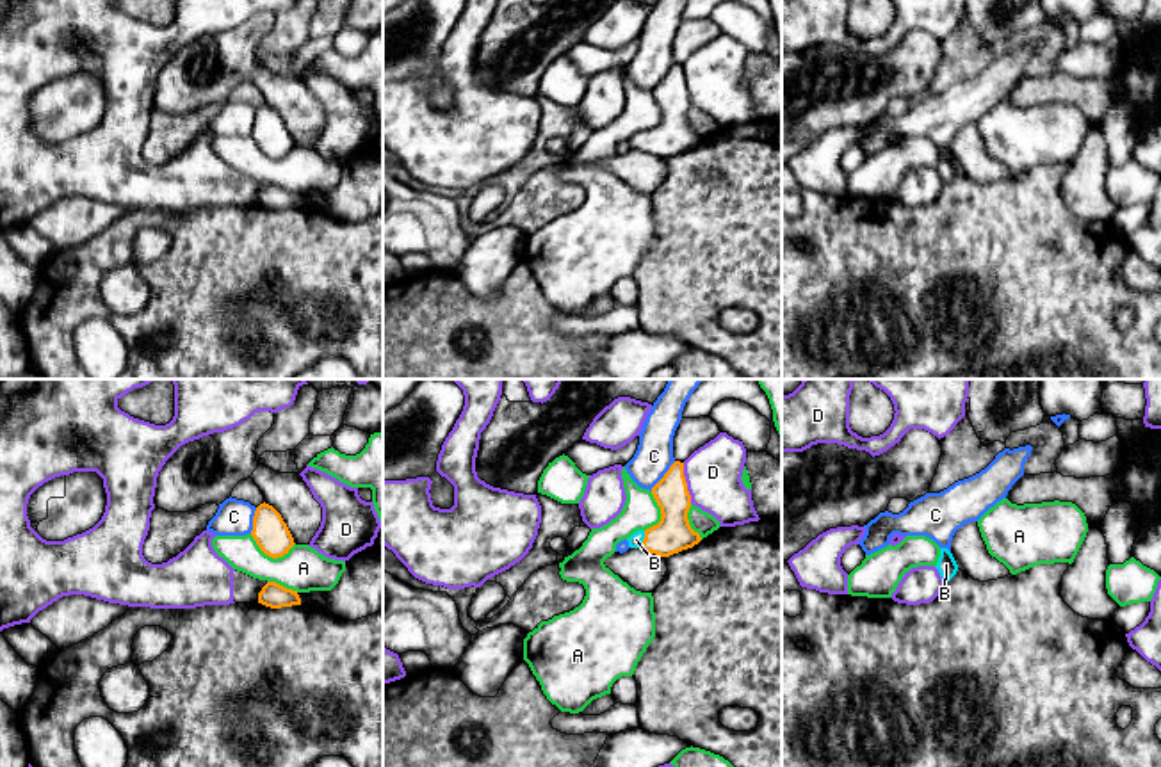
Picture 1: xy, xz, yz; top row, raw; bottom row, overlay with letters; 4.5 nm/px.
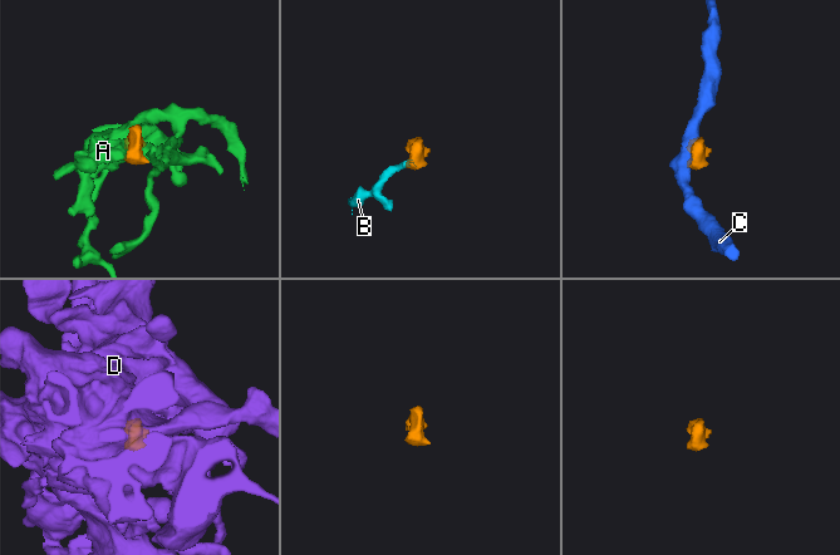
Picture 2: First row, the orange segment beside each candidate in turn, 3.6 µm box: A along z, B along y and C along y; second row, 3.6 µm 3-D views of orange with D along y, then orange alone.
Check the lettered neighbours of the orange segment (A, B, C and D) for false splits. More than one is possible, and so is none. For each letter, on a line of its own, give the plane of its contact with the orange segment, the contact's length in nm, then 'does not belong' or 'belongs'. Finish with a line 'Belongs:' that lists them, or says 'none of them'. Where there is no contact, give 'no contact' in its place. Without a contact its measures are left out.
A: meets orange in xy; contact 220 nm long; does not belong
B: meets orange in xz; contact 90 nm long; belongs
C: meets orange in xz; contact 180 nm long; does not belong
D: meets orange in xz; contact 190 nm long; does not belong
Belongs: B

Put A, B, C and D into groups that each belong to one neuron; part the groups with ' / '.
A / B / C / D

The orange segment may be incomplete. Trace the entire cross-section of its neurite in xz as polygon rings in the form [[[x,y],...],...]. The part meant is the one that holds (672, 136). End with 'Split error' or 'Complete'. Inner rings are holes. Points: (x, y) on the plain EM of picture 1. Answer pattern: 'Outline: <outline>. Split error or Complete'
Outline: [[[675,62],[652,89],[652,96],[661,109],[661,123],[646,132],[634,133],[627,141],[629,148],[670,158],[698,146],[702,139],[687,121],[691,96],[684,78],[684,64]]]. Split error

